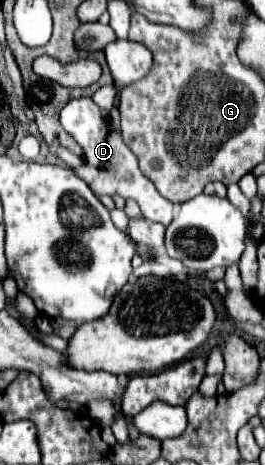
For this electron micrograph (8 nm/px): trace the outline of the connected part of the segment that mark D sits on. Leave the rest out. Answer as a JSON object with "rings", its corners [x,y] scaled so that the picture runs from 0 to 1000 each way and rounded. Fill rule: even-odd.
{"rings":[[[279,211],[264,215],[234,241],[226,241],[226,267],[242,271],[242,280],[302,310],[309,318],[309,357],[272,361],[279,374],[294,374],[362,422],[460,422],[460,426],[498,426],[521,434],[536,460],[574,473],[574,477],[604,477],[619,486],[634,486],[657,469],[657,439],[642,430],[626,430],[619,422],[604,422],[604,413],[574,400],[574,391],[536,374],[528,357],[521,357],[521,340],[506,335],[506,327],[468,310],[453,284],[438,280],[438,271],[385,249],[385,237],[370,232],[370,224],[347,211]]]}

